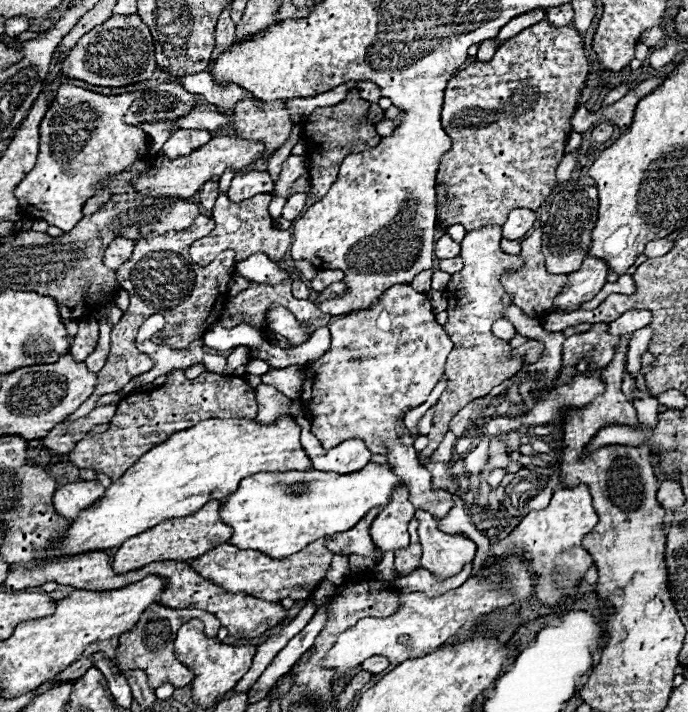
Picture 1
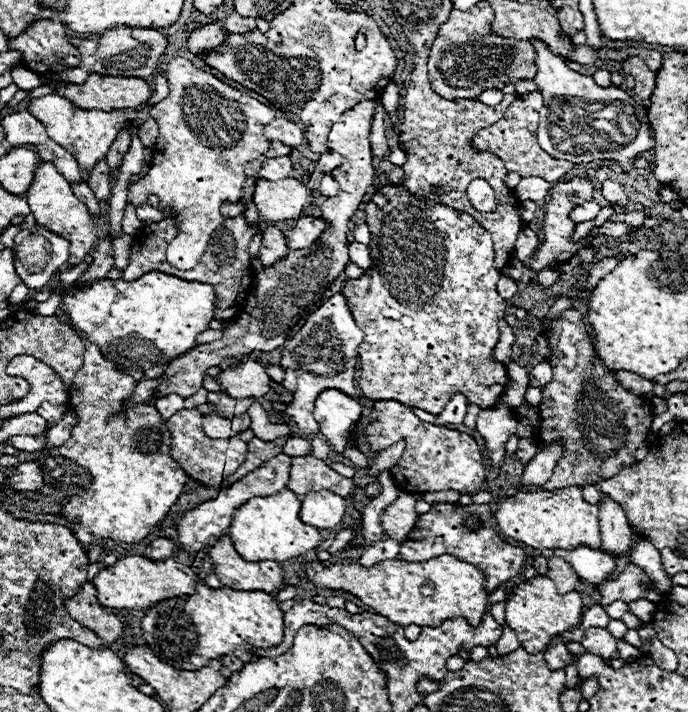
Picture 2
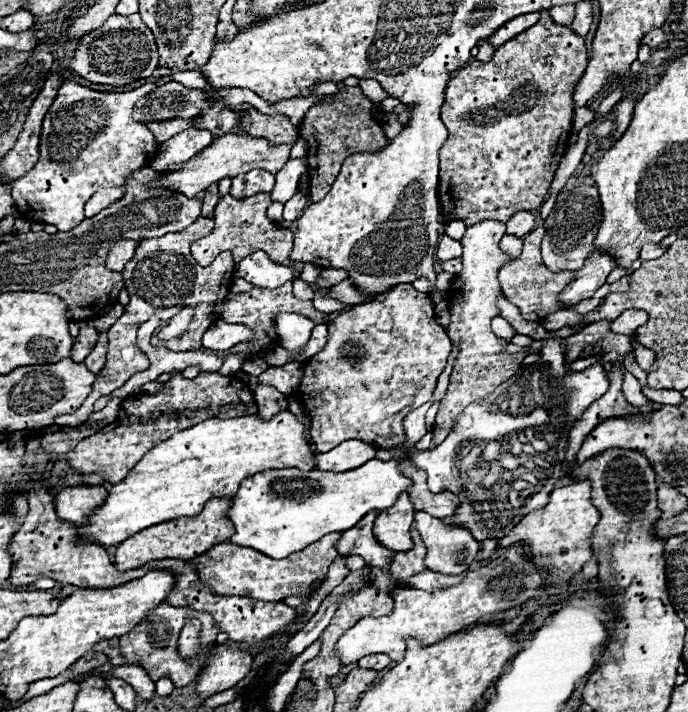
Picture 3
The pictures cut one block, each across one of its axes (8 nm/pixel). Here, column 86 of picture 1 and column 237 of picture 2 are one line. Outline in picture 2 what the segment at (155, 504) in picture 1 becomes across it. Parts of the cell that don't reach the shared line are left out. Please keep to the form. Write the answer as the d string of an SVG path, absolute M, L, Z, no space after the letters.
M282 488L280 492L276 492L272 496L250 498L248 502L244 502L240 508L234 510L228 536L230 536L236 552L244 560L284 562L288 558L308 552L310 548L316 548L322 542L320 530L300 522L298 512L300 512L300 500L288 488Z

